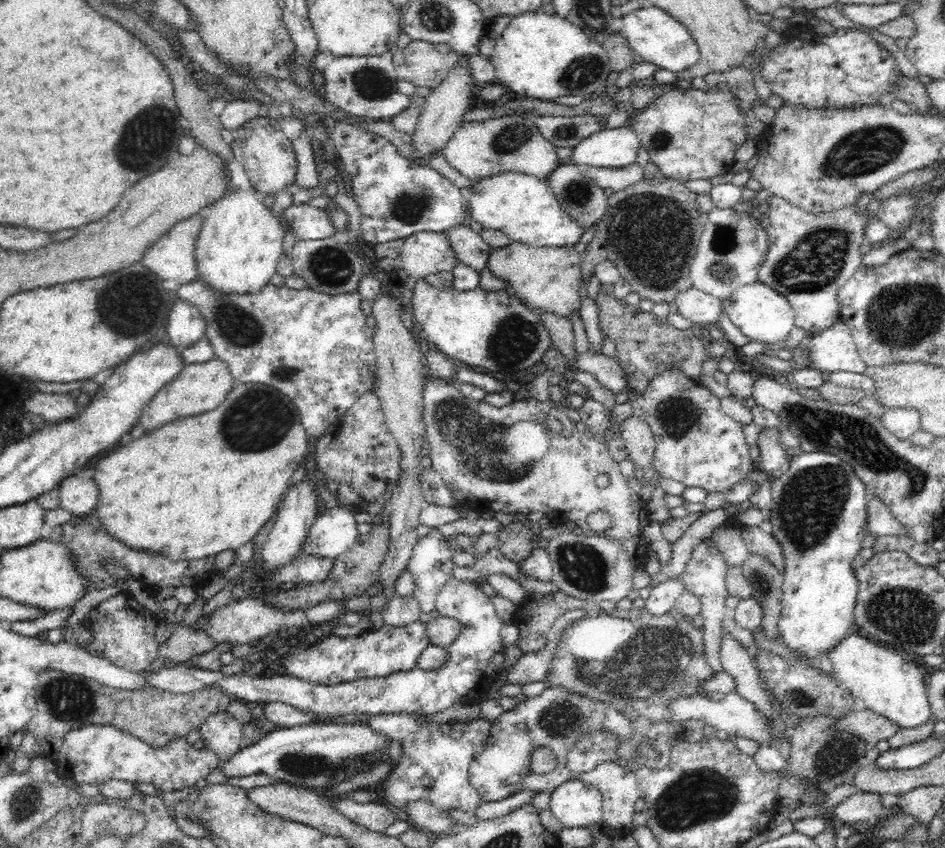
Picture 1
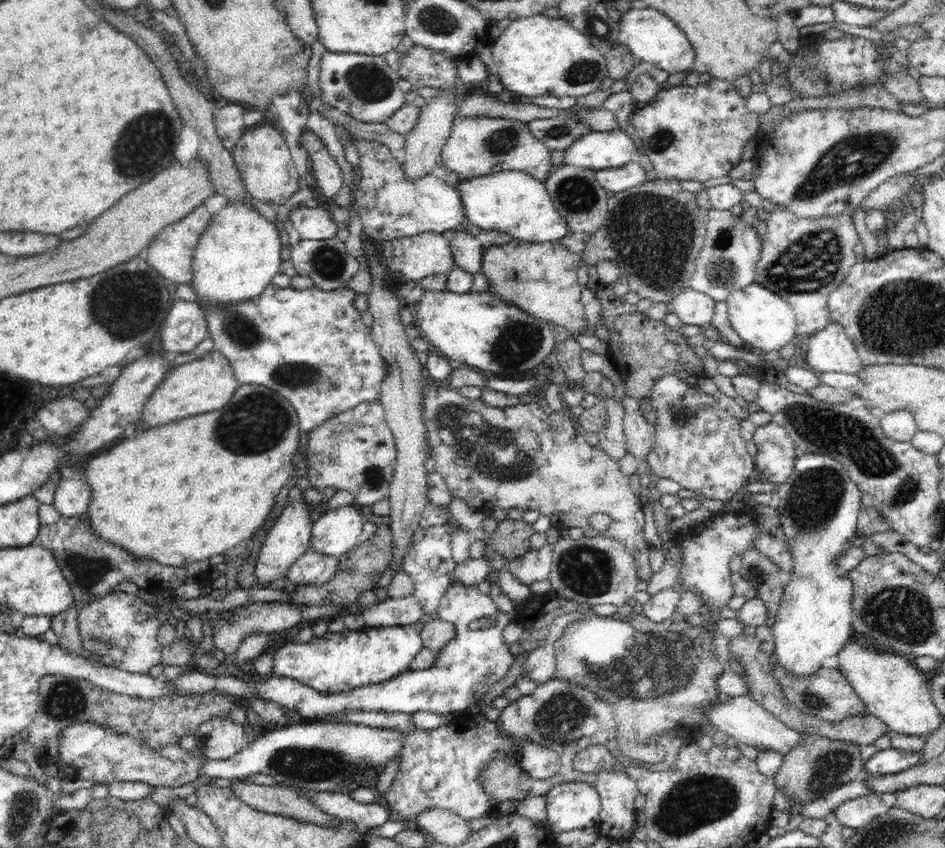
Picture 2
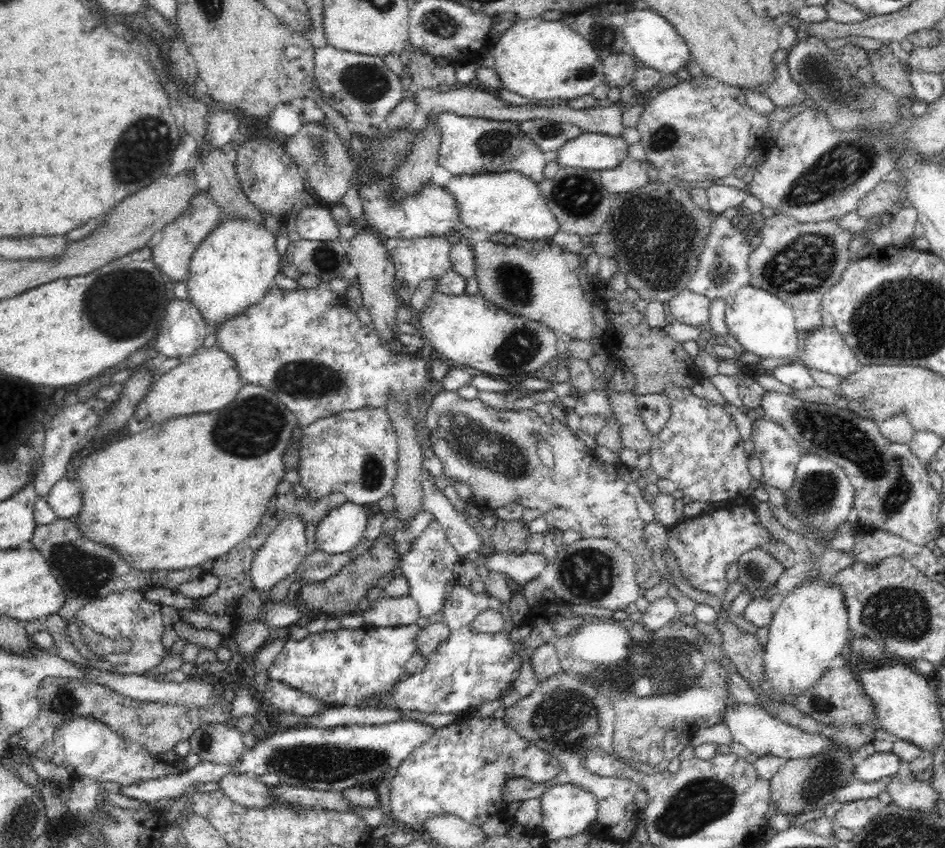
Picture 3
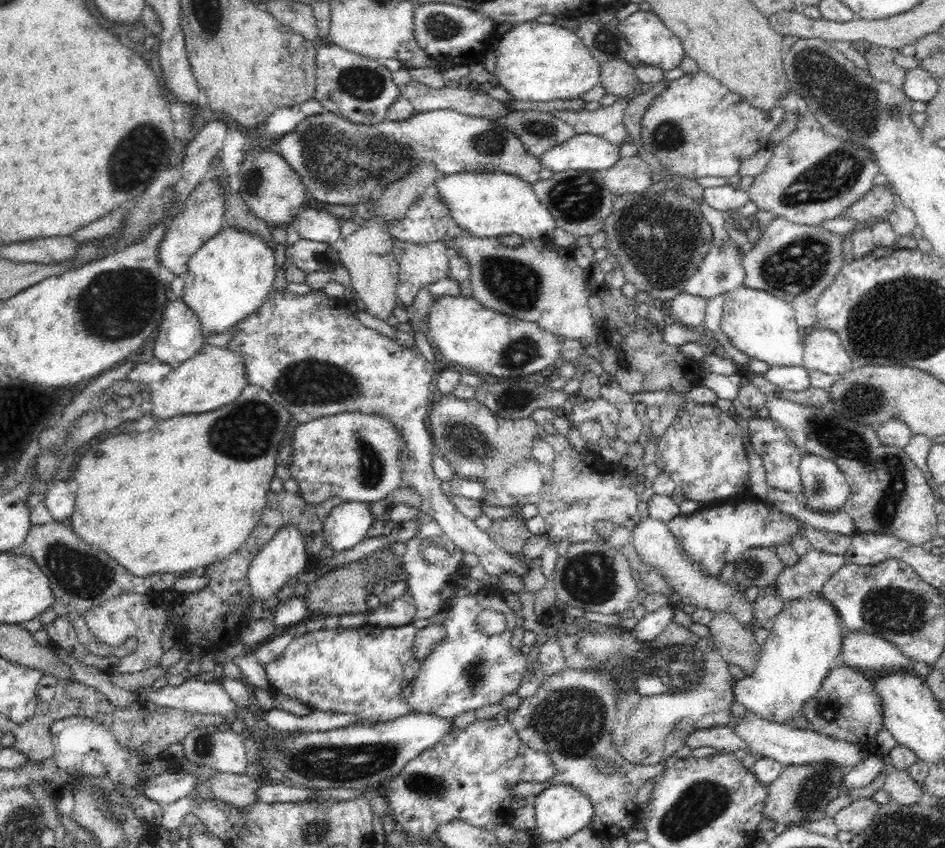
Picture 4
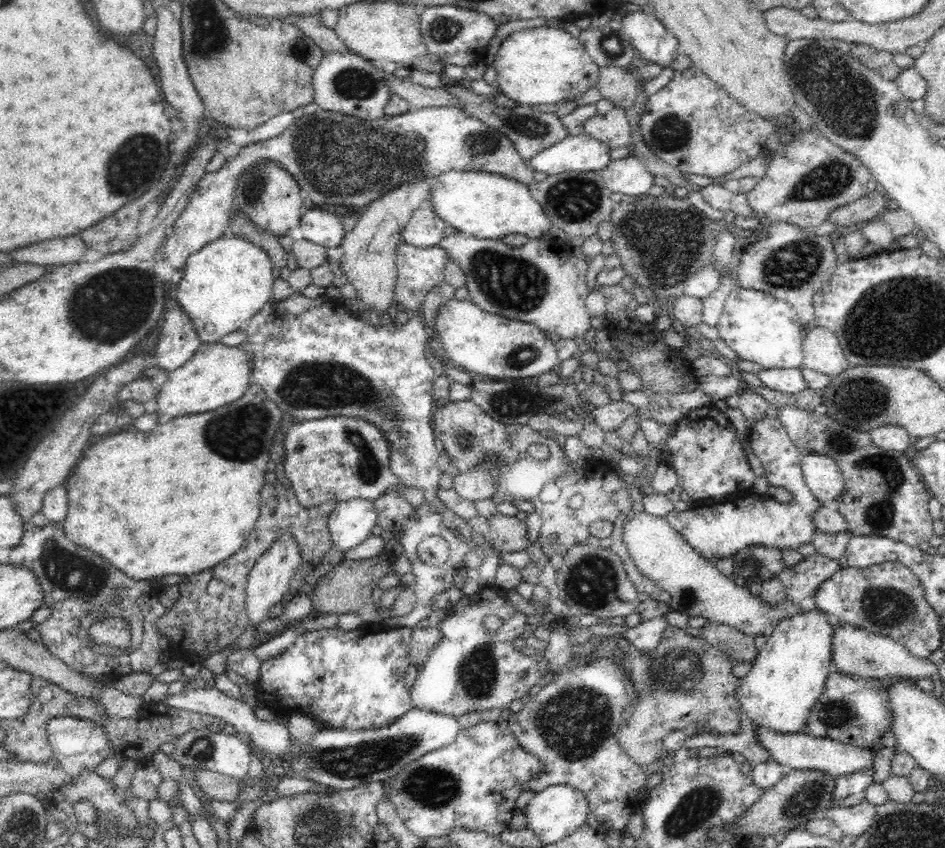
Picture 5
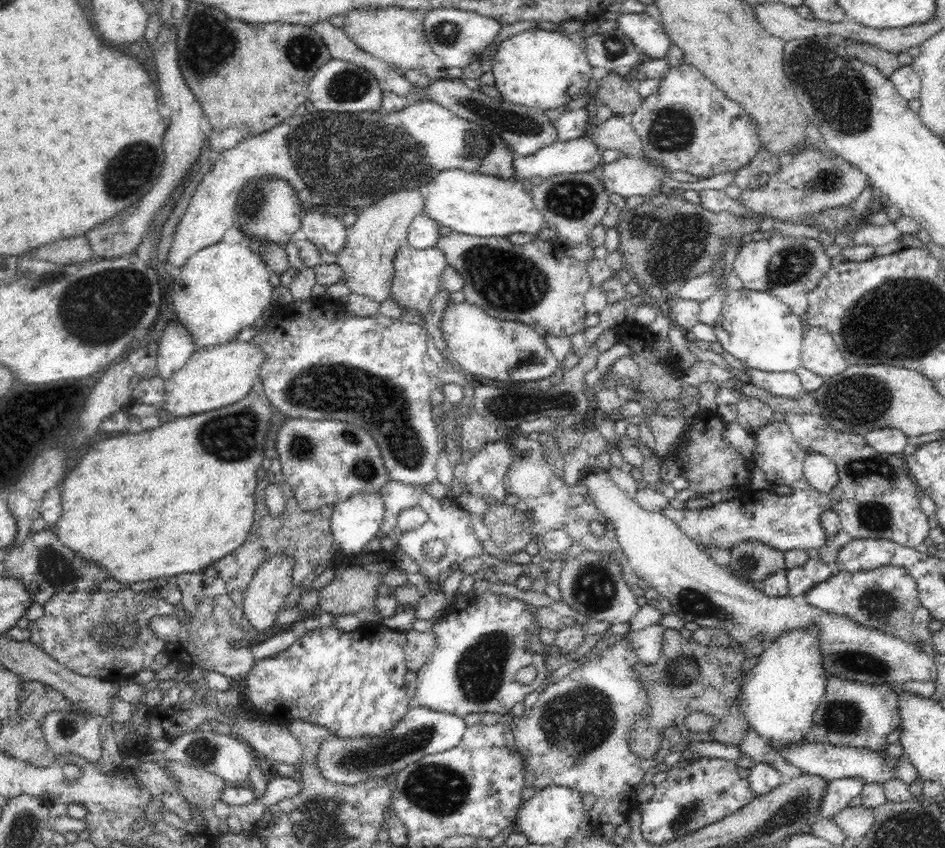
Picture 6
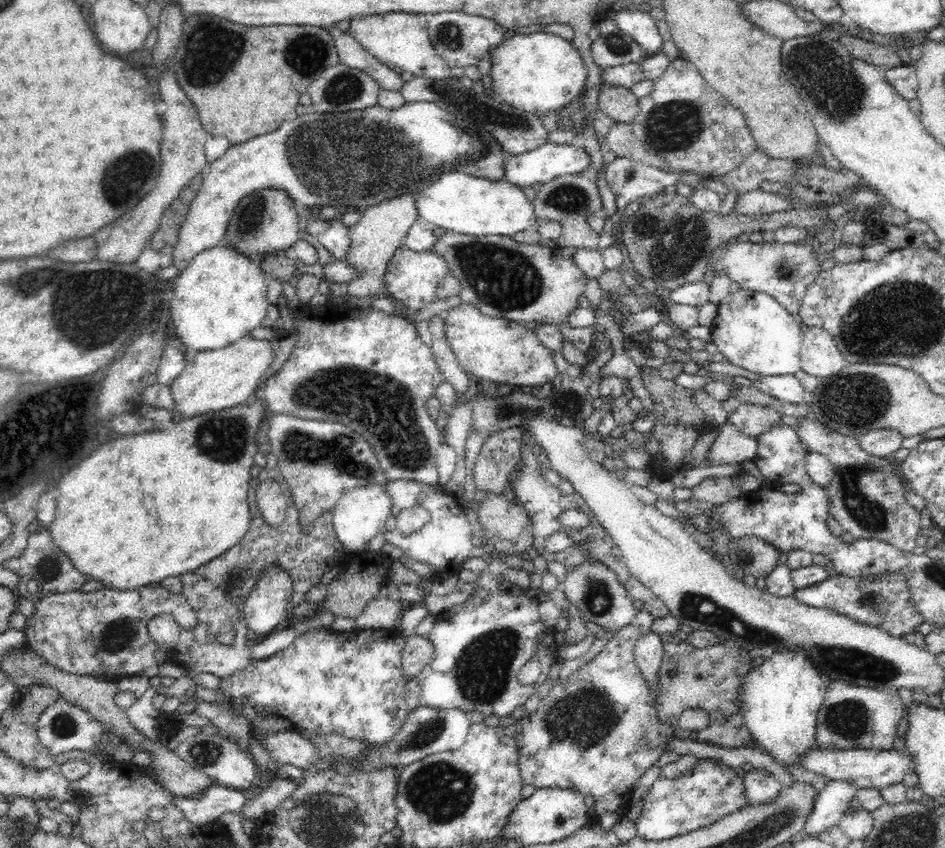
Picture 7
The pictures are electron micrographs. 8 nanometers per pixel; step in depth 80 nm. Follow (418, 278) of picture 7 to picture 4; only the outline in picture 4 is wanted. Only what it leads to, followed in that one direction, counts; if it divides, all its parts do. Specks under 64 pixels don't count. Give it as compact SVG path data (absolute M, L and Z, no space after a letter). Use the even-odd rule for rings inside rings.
M395 239L392 251L399 266L396 292L406 309L420 289L448 277L449 248L444 241L414 244Z

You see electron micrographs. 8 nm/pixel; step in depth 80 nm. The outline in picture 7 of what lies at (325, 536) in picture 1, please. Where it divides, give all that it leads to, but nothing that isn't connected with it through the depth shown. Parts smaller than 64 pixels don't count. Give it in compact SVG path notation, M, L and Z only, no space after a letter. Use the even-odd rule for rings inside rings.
M368 484L354 488L342 495L337 506L333 509L333 528L336 531L337 540L347 552L362 552L376 535L383 533L387 528L388 518L392 515L392 497L385 490L383 484Z

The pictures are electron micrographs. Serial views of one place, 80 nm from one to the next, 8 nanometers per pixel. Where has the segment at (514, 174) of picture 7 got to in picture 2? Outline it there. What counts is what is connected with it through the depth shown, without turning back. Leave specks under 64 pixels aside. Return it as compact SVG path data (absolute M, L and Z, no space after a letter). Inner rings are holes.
M624 130L589 132L565 149L563 162L593 171L620 168L636 158L636 144Z

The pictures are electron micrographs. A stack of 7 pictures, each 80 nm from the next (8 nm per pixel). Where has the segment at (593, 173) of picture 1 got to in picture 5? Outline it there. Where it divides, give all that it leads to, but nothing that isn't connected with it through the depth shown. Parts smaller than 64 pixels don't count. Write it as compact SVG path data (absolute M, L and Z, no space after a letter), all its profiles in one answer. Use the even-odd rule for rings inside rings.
M632 154L611 160L600 174L611 192L621 192L627 198L647 195L654 186L654 175L646 169L640 158Z

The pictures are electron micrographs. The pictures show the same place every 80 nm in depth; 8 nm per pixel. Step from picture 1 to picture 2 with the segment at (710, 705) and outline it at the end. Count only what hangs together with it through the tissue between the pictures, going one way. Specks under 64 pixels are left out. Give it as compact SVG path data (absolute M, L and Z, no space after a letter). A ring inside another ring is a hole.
M732 696L729 701L720 702L716 706L708 706L703 712L708 717L709 724L718 730L726 732L739 744L748 744L758 752L775 750L780 754L788 754L792 748L802 744L802 733L788 727L784 721L776 718L763 706L760 706L752 696Z

